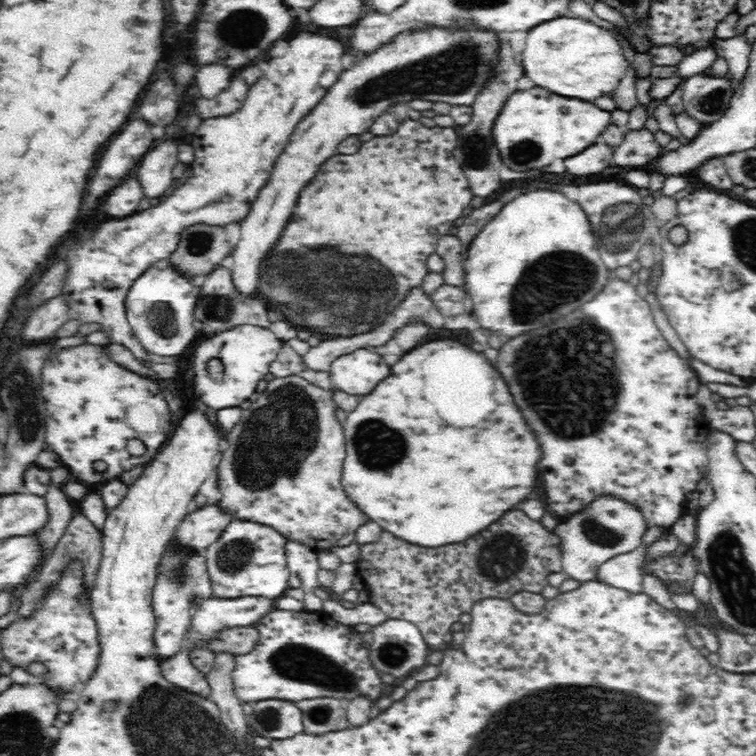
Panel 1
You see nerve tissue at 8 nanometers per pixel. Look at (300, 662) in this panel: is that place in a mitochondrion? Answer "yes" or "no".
yes

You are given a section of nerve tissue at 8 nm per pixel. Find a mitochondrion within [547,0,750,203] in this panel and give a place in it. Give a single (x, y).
(712, 99)

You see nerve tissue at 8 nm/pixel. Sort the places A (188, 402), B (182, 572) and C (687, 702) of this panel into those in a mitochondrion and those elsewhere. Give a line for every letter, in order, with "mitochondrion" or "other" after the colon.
A: other
B: mitochondrion
C: mitochondrion

